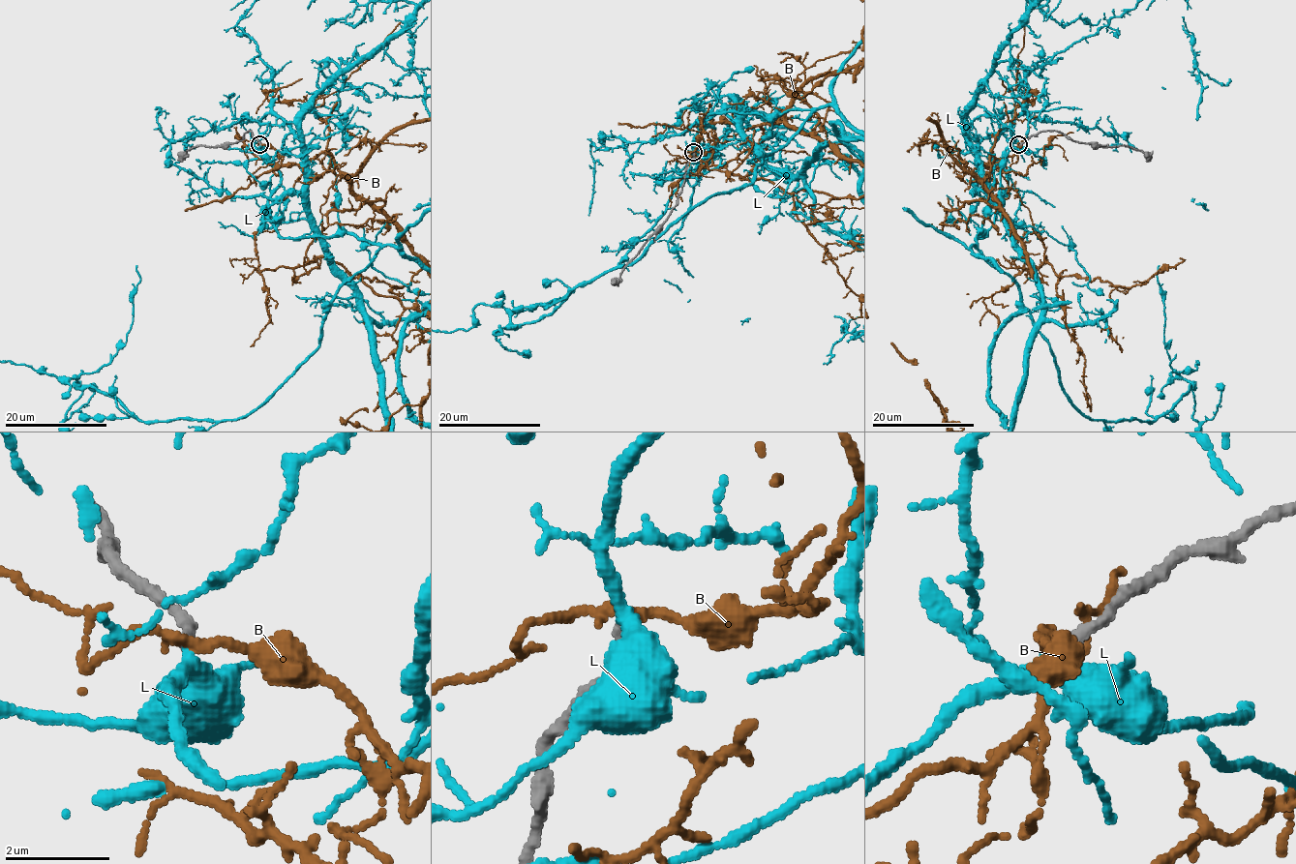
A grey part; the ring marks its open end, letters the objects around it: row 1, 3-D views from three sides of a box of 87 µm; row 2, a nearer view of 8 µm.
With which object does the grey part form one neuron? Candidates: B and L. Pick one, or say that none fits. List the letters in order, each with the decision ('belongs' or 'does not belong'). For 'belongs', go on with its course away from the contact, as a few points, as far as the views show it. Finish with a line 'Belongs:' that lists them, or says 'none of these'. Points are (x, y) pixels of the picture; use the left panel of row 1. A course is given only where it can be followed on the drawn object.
B: does not belong
L: belongs
Belongs: L

